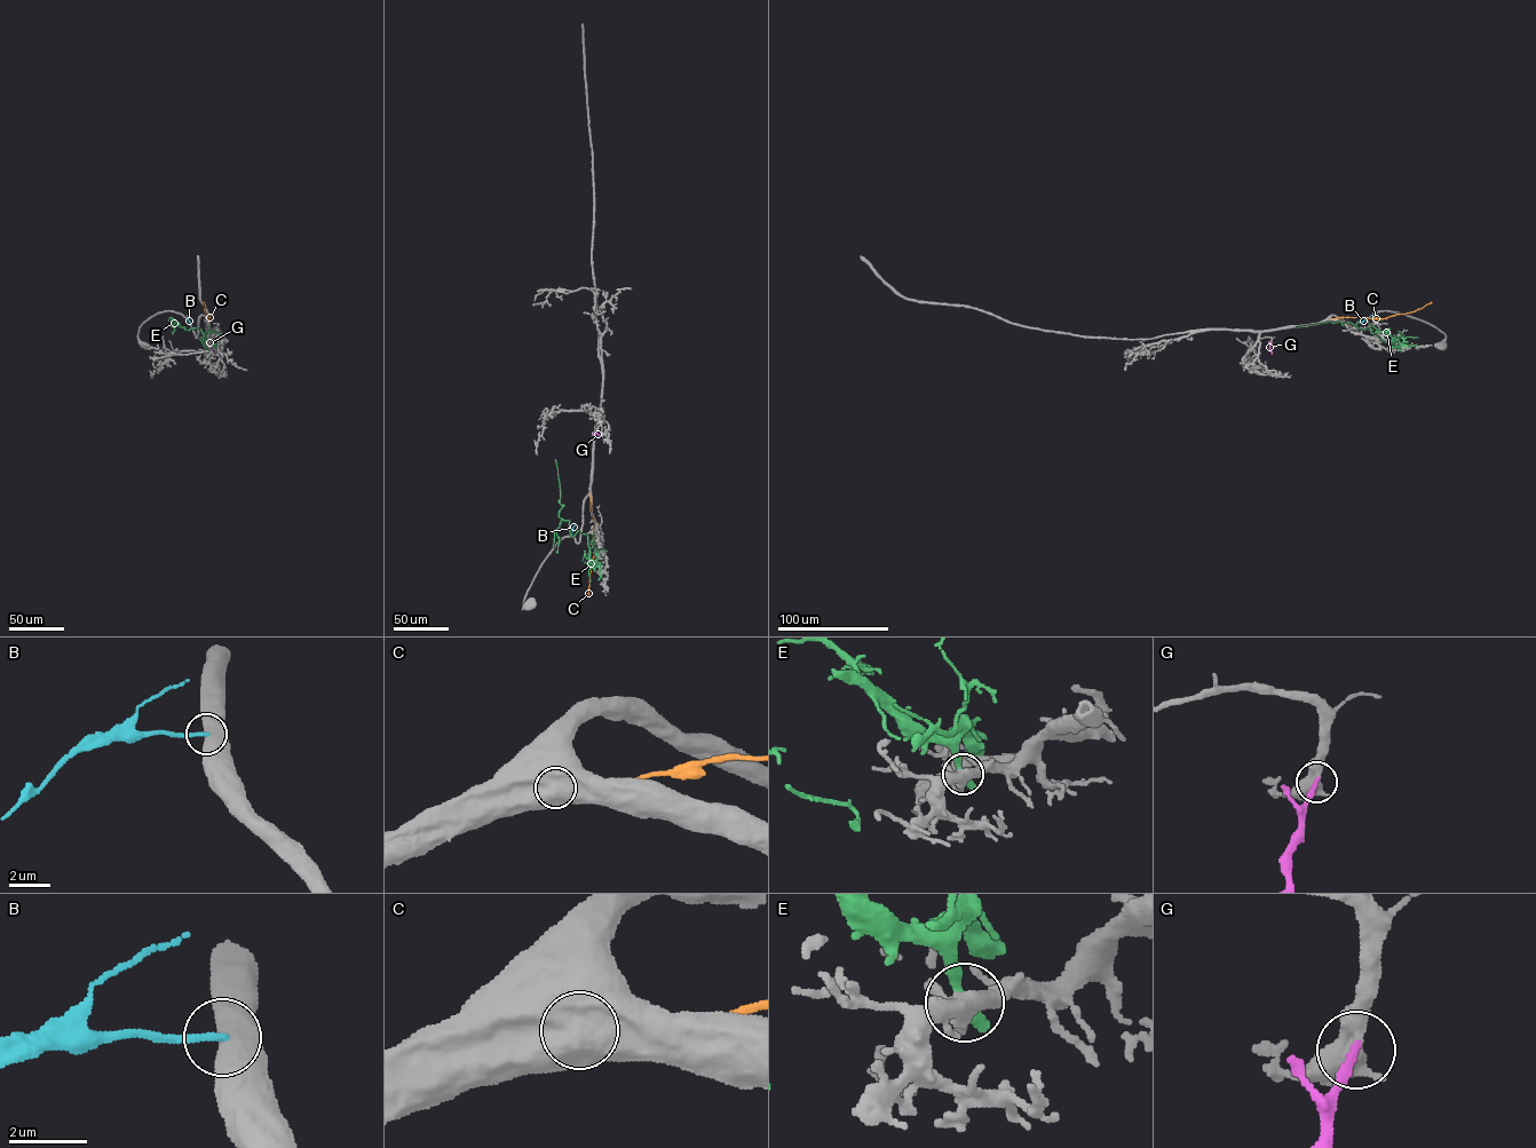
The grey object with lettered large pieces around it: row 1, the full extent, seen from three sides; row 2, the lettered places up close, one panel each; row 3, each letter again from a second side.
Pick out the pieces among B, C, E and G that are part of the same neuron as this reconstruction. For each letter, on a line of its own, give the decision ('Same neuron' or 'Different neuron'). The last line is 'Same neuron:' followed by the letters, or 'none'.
B: Different neuron
C: Different neuron
E: Different neuron
G: Same neuron
Same neuron: G

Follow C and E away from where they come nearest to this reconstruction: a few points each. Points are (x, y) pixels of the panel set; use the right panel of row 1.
C: (1330, 319), (1386, 318), (1415, 311), (1431, 302)
E: (1404, 347), (1398, 341), (1383, 341), (1370, 327), (1367, 327), (1372, 330), (1361, 330), (1351, 323), (1296, 326)

